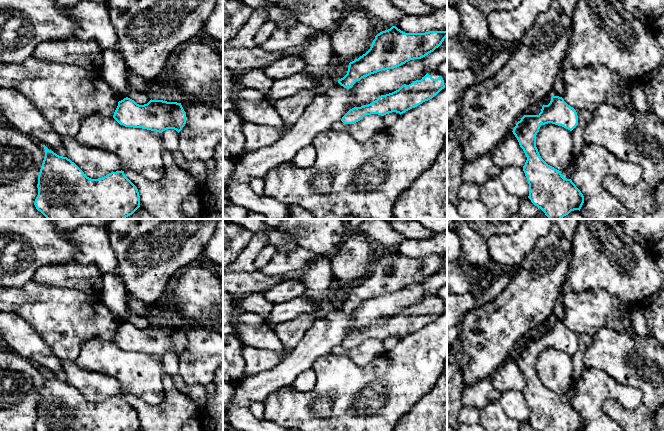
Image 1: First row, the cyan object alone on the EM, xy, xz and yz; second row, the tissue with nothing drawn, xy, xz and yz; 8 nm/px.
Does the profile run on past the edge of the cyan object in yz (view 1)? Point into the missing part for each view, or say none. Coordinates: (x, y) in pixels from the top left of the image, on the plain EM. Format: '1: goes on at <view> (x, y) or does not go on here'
1: does not go on here

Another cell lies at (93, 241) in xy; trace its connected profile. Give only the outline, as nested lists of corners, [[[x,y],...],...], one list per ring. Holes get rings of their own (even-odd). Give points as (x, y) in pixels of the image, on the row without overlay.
[[[80,225],[69,238],[79,248],[75,261],[80,264],[94,264],[102,274],[117,269],[117,257],[111,246],[109,232],[104,226]]]

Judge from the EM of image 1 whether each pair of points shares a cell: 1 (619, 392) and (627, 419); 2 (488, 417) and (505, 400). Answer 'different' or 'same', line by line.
1: different
2: different

